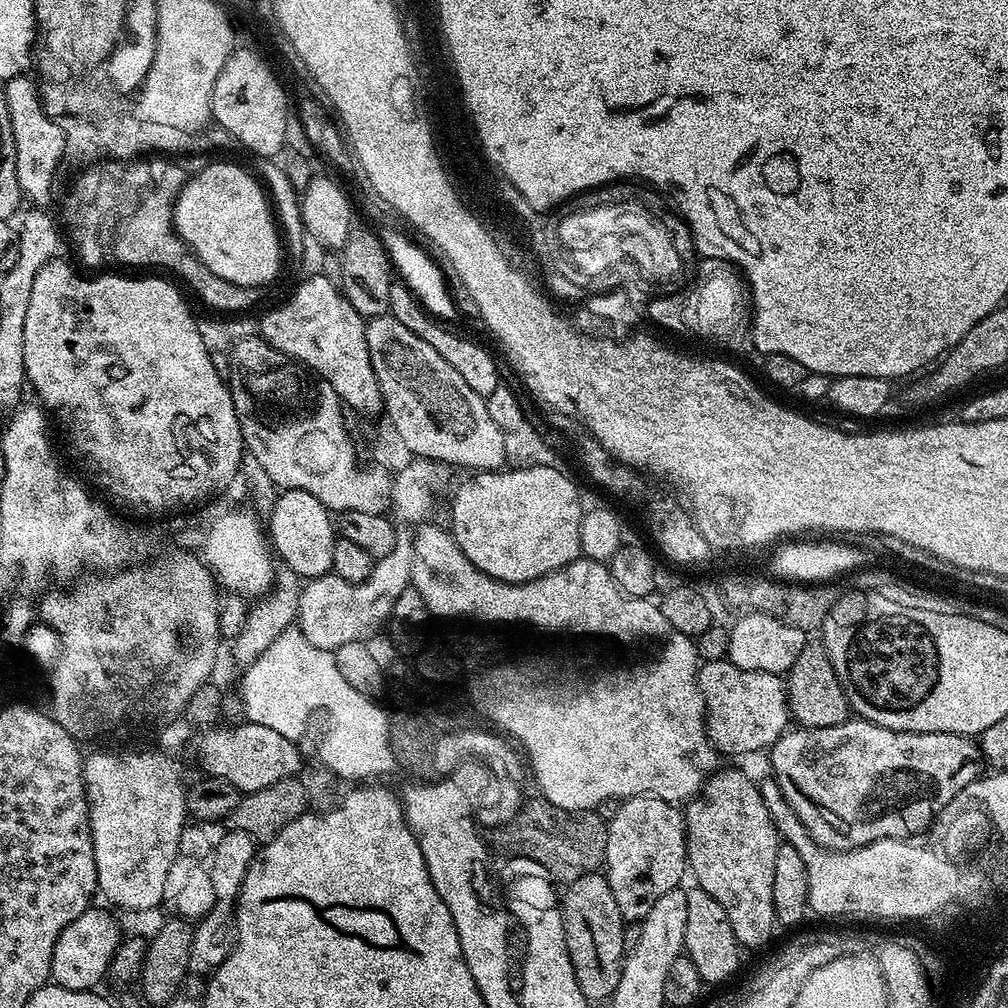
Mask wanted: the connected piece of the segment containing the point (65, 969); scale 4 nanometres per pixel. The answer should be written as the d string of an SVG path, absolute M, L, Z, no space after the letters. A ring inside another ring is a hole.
M89 906L74 922L70 922L58 934L52 951L51 979L60 988L86 992L95 989L96 983L110 972L112 956L122 939L122 931L116 920L104 908Z

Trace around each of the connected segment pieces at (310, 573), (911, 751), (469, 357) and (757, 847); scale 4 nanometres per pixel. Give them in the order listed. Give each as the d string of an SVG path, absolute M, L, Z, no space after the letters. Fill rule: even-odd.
M293 488L281 491L277 495L275 506L272 507L270 519L272 521L266 524L270 533L270 544L272 548L276 547L277 554L284 559L281 560L283 567L294 570L301 578L315 578L331 573L334 542L338 539L338 532L329 509L325 508L322 502L318 502L314 494L306 494Z
M849 718L838 726L830 726L829 728L801 728L789 730L772 745L770 749L772 764L778 764L778 768L782 768L784 772L788 772L792 776L794 766L798 772L808 772L806 766L826 766L830 772L832 768L832 758L834 762L838 760L840 764L844 764L844 768L856 766L860 774L856 774L856 778L864 776L864 768L868 768L868 782L864 784L872 784L874 790L880 792L880 800L882 800L882 818L878 818L878 832L886 832L886 840L908 840L909 838L920 838L928 832L937 811L959 791L962 791L967 784L971 784L973 780L981 775L982 769L982 752L978 747L977 741L970 736L962 736L959 732L895 732L892 728L883 728L877 724L870 723L869 720L861 720L859 718Z
M394 282L390 286L388 312L399 324L406 326L406 330L418 334L418 338L422 338L422 342L430 342L430 346L434 346L434 350L438 350L438 354L442 354L442 358L446 358L446 362L450 362L450 366L454 366L454 370L458 370L458 374L462 374L462 378L466 378L466 386L470 386L470 390L474 390L474 394L486 398L490 394L494 394L496 387L502 383L502 376L496 369L495 358L482 345L475 344L474 341L467 340L466 337L459 336L456 332L451 332L448 329L450 327L429 315L427 309L420 304L420 300L405 283Z
M717 767L716 771L704 781L702 797L687 801L683 813L686 825L686 843L688 845L687 867L696 875L695 883L722 910L726 910L726 918L730 918L730 926L736 935L736 941L745 949L760 948L772 936L772 927L777 927L776 907L772 891L774 890L774 854L778 854L782 843L770 818L770 810L766 810L766 802L757 790L756 783L744 773L743 767Z

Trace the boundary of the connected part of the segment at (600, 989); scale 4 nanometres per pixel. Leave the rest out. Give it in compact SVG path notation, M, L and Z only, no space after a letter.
M599 871L591 872L589 876L583 876L577 880L571 881L567 885L568 888L562 892L562 911L564 913L564 933L566 934L566 950L570 954L570 962L574 966L574 978L578 978L578 986L582 990L582 994L589 1002L596 1000L607 1001L614 994L614 990L618 990L618 982L622 978L622 970L624 969L624 958L626 955L626 947L624 948L624 924L626 925L626 917L618 910L618 902L614 902L614 894L608 885L607 875L601 874Z

